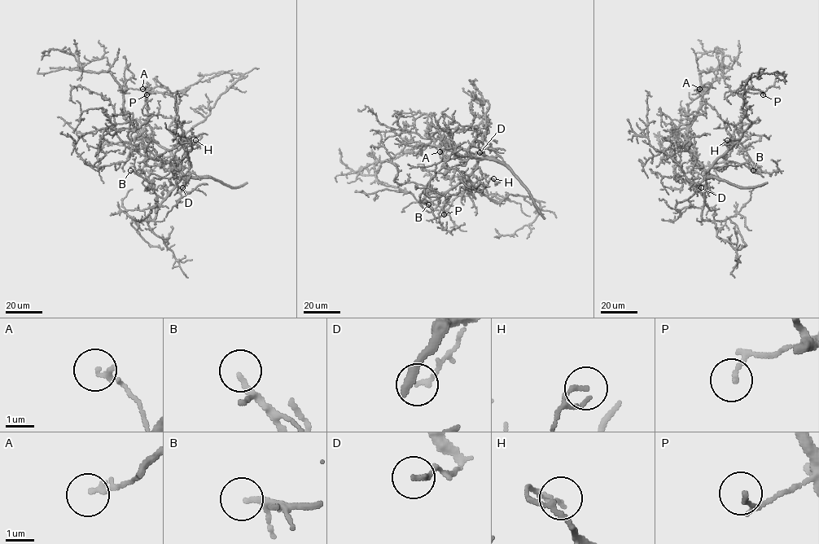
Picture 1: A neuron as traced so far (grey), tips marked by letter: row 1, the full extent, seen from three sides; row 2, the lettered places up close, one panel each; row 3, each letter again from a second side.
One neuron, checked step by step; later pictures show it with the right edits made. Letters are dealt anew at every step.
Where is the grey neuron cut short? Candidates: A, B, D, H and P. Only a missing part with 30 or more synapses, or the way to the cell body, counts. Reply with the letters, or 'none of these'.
B

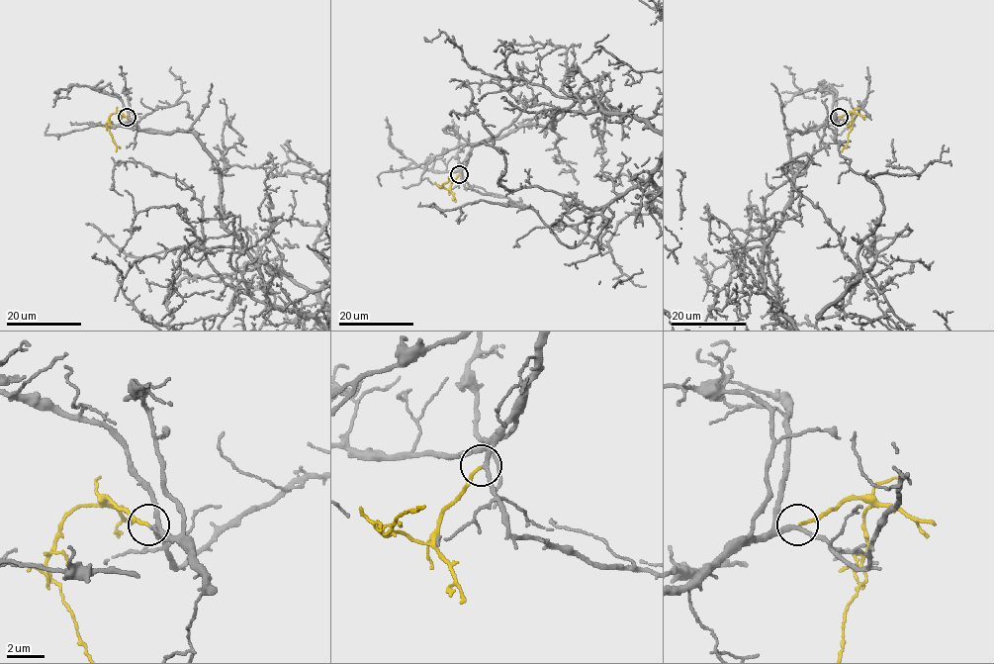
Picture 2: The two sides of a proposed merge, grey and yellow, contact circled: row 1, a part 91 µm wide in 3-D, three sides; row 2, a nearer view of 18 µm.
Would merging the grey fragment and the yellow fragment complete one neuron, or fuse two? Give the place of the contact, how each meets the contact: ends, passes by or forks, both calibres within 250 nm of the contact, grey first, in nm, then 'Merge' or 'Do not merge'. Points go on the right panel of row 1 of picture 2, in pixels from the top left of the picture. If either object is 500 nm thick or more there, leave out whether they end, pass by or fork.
Place: (839, 117). At the ring grey passes by. At the ring yellow ends. Thickness 240 nm (grey) against 160 nm. Merge

